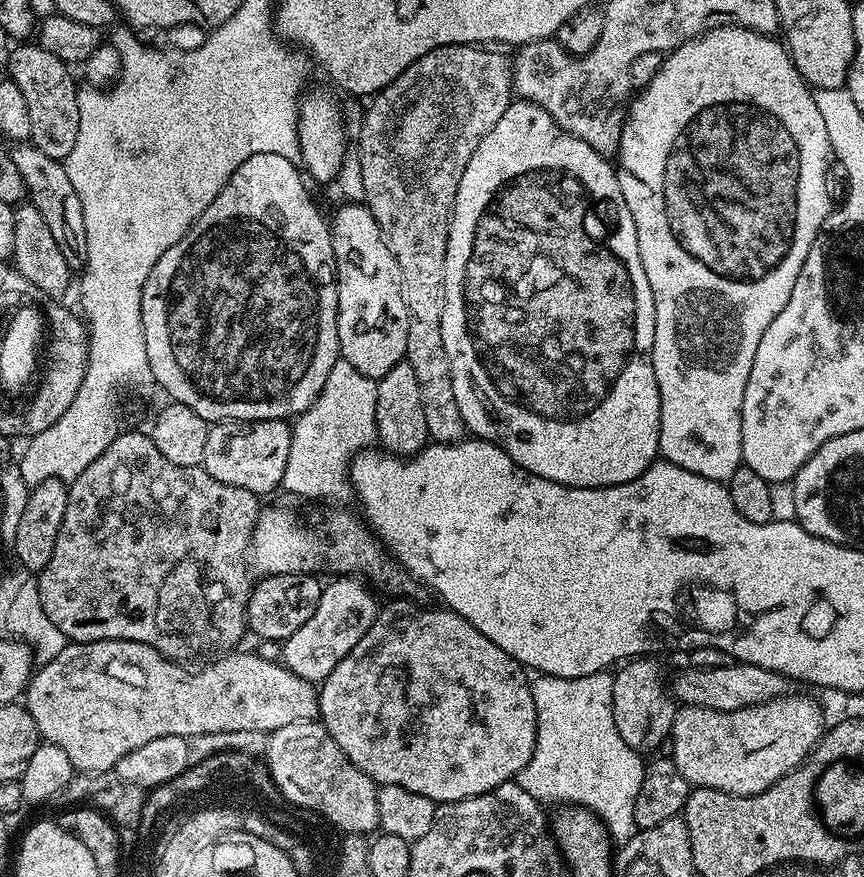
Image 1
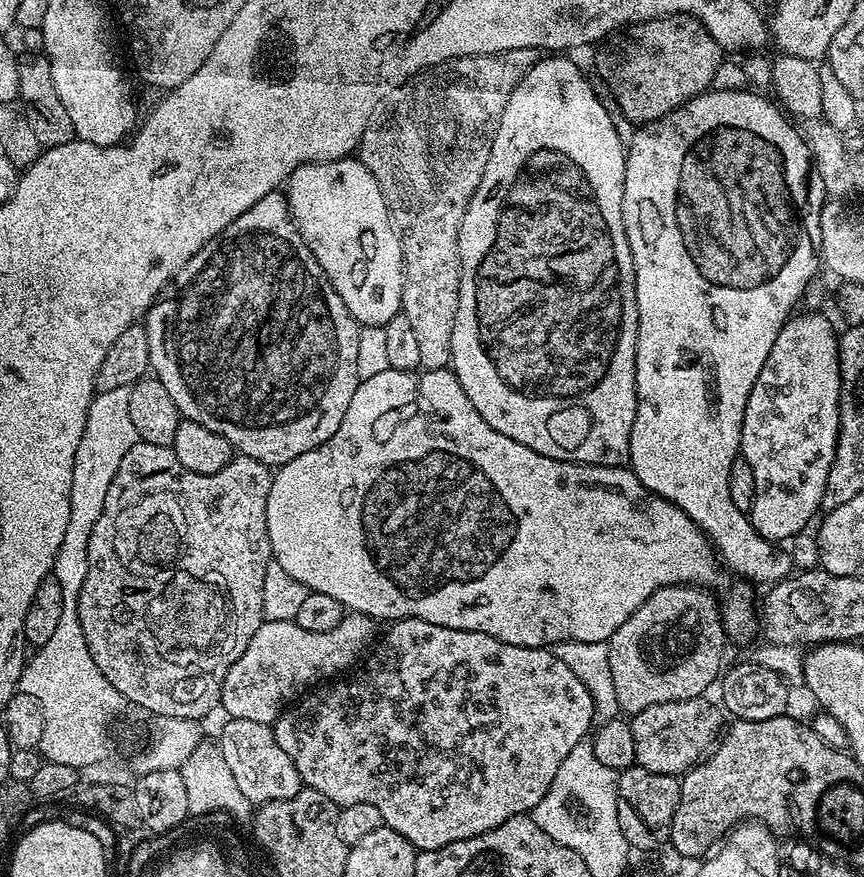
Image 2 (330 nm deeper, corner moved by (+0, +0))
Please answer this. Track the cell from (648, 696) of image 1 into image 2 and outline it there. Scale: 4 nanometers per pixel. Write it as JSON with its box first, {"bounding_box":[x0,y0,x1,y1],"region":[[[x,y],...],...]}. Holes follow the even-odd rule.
{"bounding_box":[606,584,726,714],"region":[[[668,584],[654,590],[606,641],[621,713],[635,714],[662,702],[694,700],[703,697],[715,680],[717,683],[726,637],[721,605],[708,592],[707,587],[690,584]]]}

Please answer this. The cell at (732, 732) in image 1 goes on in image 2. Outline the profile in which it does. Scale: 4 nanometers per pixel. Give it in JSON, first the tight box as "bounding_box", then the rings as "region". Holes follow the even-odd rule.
{"bounding_box":[630,698,726,777],"region":[[[697,698],[662,702],[635,713],[630,720],[636,751],[635,763],[646,770],[654,770],[654,774],[683,777],[716,747],[722,735],[726,716],[721,705],[716,704],[711,704],[708,698]]]}

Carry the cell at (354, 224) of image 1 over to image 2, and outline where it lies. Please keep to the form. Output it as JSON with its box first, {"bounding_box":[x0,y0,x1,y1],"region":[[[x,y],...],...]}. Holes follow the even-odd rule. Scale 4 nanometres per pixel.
{"bounding_box":[286,158,402,326],"region":[[[358,158],[300,164],[286,181],[288,209],[346,310],[363,326],[383,326],[402,311],[402,246],[374,174]]]}

